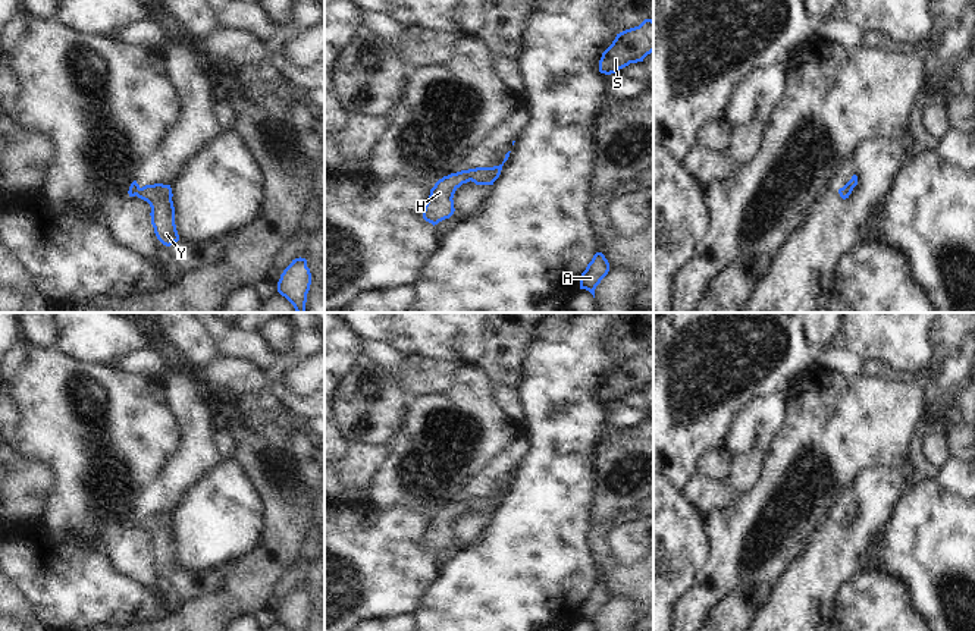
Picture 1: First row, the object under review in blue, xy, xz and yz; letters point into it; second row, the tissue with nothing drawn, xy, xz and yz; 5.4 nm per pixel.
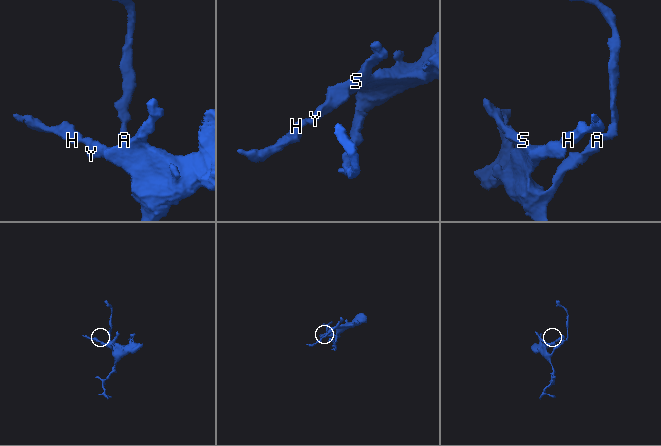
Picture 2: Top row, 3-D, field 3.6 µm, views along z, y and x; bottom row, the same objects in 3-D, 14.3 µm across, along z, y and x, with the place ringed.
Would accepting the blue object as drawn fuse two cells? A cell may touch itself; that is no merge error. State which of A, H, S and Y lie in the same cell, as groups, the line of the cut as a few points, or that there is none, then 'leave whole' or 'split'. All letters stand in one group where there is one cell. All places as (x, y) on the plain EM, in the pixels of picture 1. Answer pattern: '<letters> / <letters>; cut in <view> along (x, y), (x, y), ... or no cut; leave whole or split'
A H S Y; no cut; leave whole

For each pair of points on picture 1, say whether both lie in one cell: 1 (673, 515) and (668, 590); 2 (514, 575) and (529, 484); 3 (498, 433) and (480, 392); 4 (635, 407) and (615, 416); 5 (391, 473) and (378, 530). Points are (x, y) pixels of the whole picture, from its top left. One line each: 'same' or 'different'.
1: same
2: same
3: same
4: same
5: different

